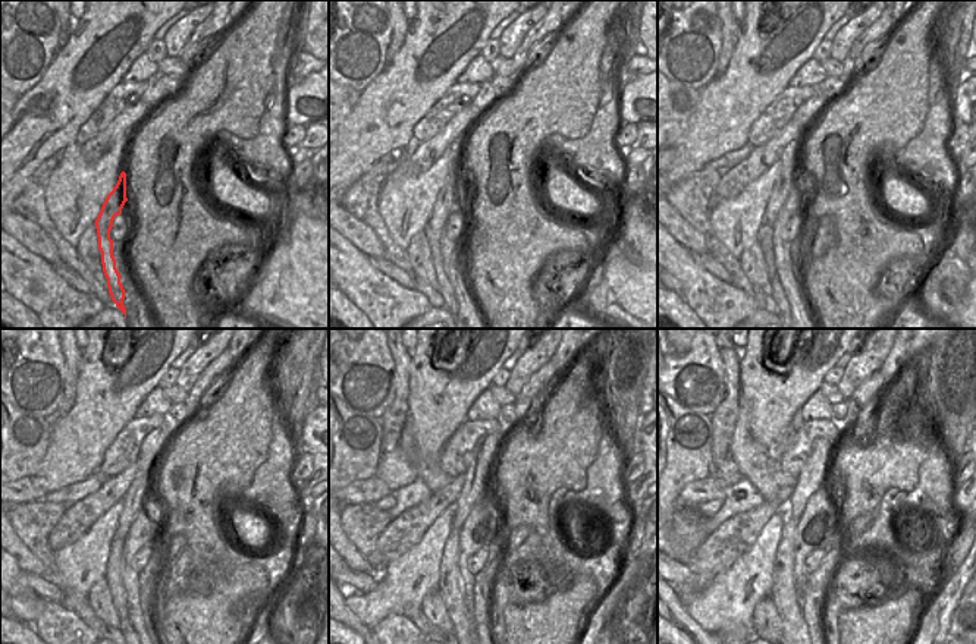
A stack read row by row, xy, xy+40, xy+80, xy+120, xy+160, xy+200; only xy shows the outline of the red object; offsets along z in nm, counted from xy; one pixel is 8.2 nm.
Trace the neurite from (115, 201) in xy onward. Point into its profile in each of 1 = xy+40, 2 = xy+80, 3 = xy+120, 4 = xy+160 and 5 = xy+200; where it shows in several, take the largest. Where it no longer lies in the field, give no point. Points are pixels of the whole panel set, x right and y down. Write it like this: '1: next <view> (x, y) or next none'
1: next xy+40 (457, 179)
2: next xy+80 (807, 115)
3: next xy+120 (154, 446)
4: next xy+160 (480, 476)
5: next xy+200 (816, 473)

